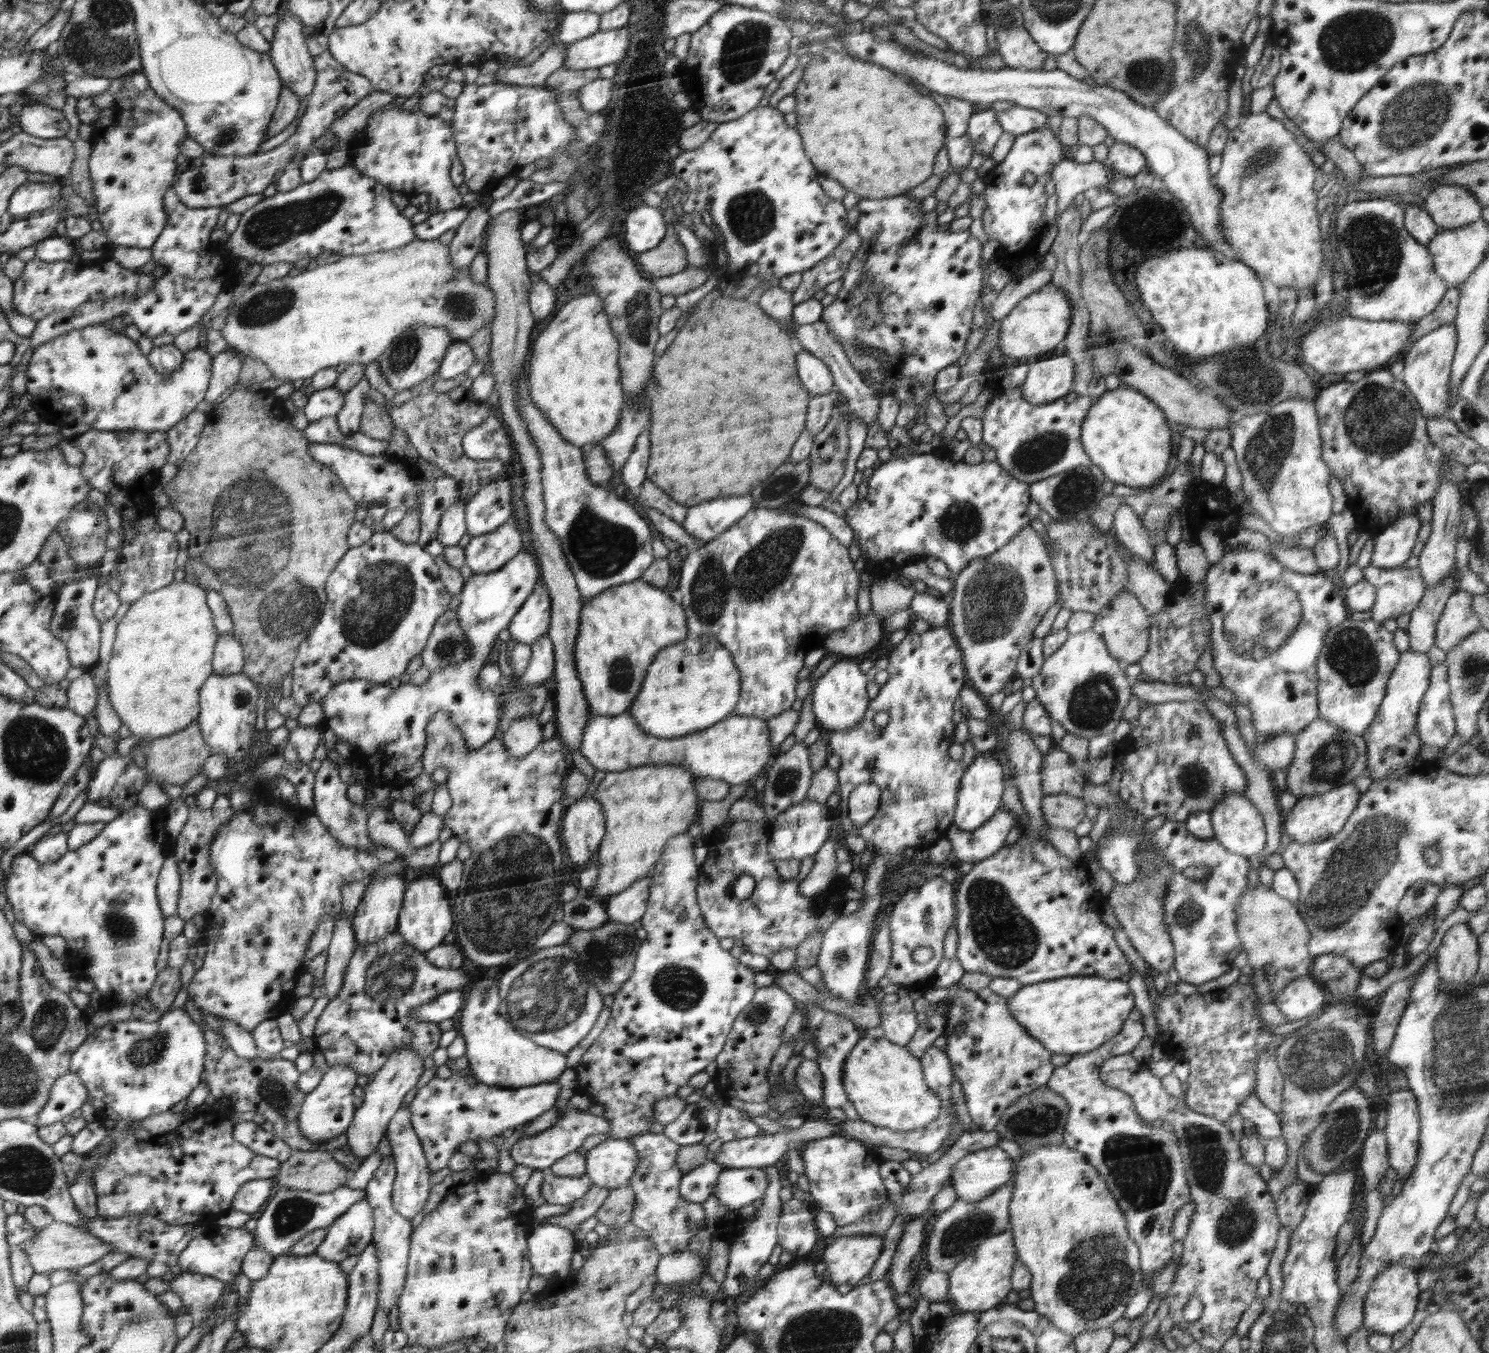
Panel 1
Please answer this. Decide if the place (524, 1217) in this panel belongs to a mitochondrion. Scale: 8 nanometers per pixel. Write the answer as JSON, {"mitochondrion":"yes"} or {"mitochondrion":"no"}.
{"mitochondrion":"no"}

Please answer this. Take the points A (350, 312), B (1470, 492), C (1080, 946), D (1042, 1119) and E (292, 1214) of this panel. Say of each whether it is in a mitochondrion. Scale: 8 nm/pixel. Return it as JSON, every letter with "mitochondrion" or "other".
{"A":"other","B":"other","C":"other","D":"mitochondrion","E":"mitochondrion"}

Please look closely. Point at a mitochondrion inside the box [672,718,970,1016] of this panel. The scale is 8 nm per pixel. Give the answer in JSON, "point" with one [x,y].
{"point":[786,780]}

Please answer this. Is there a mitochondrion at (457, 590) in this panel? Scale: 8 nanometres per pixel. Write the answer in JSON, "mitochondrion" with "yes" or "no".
{"mitochondrion":"no"}

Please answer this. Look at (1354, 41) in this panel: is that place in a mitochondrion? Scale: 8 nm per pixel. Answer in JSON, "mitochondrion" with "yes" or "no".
{"mitochondrion":"yes"}

